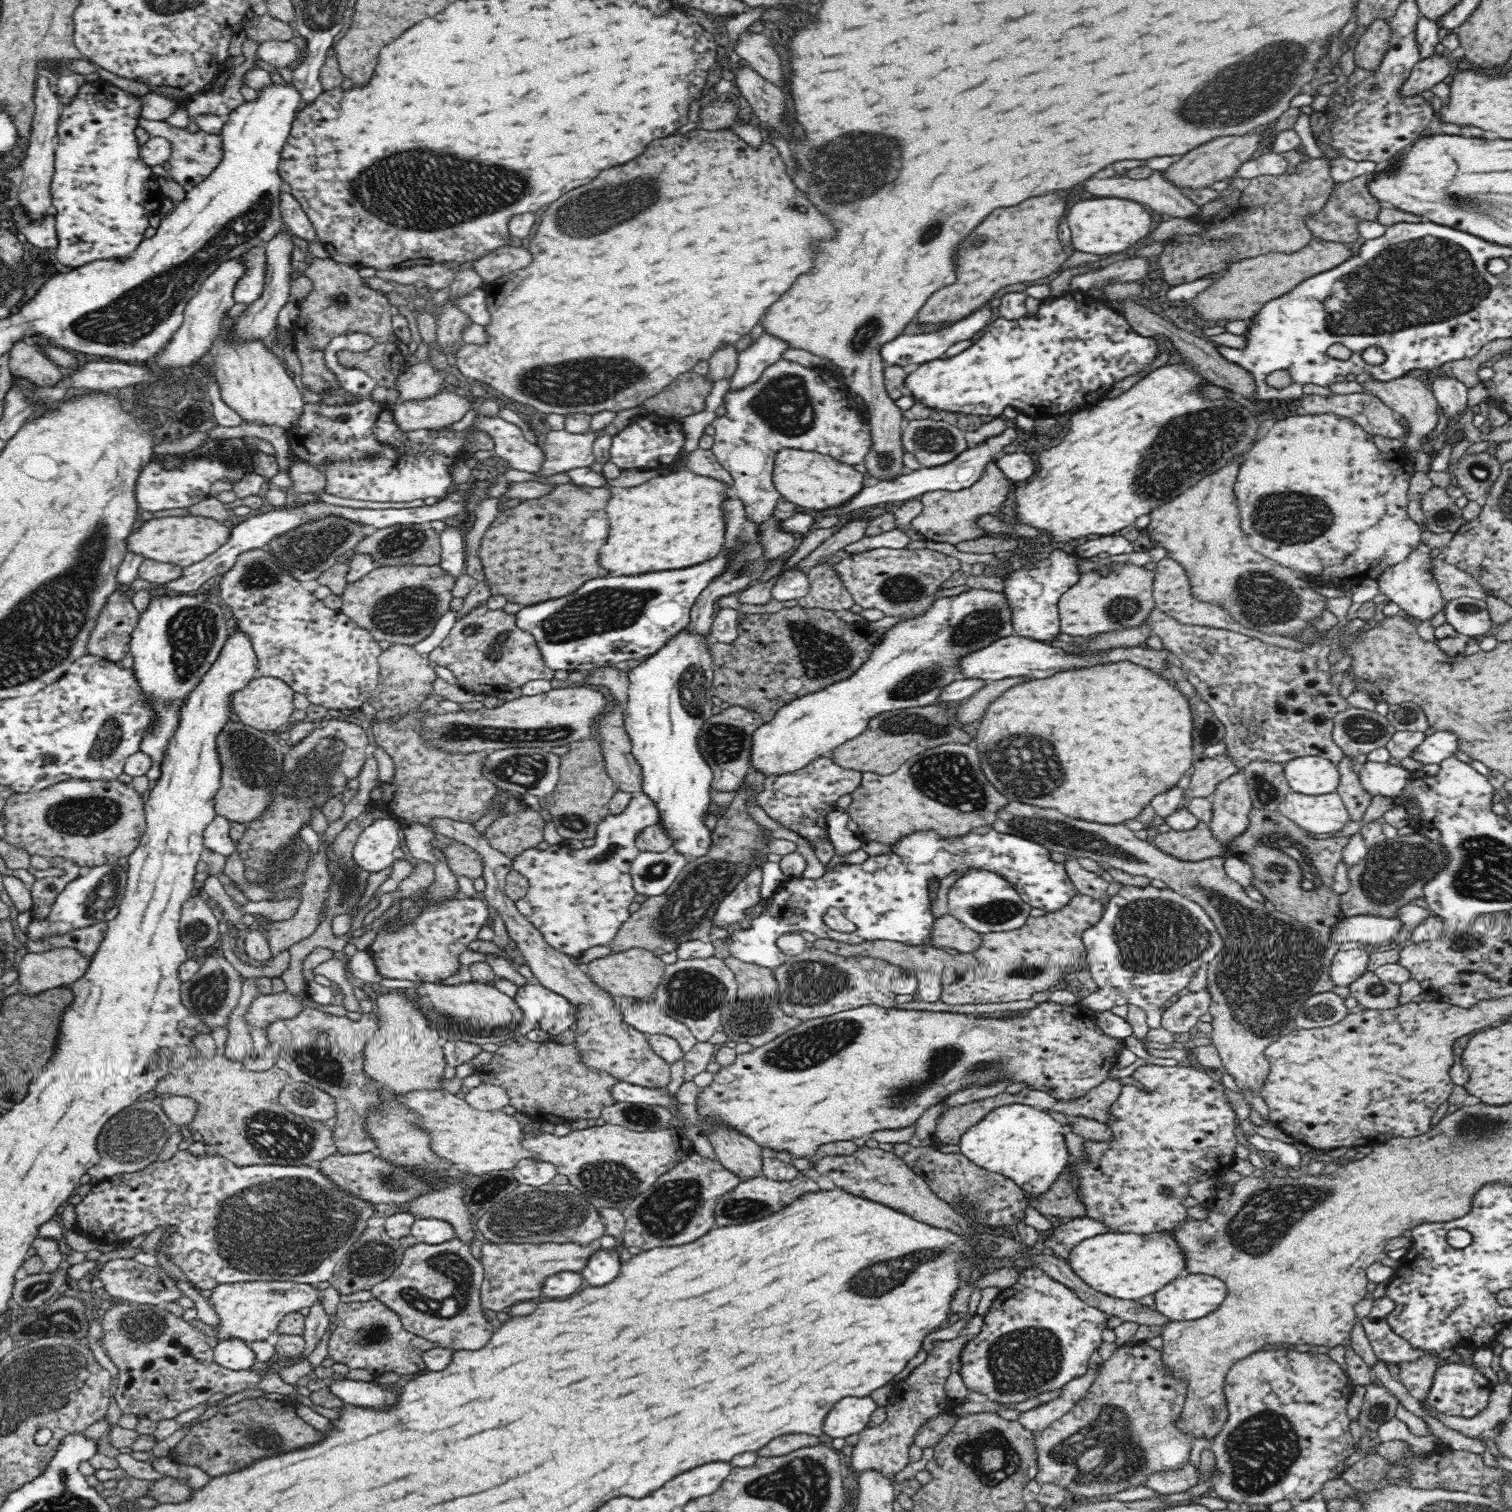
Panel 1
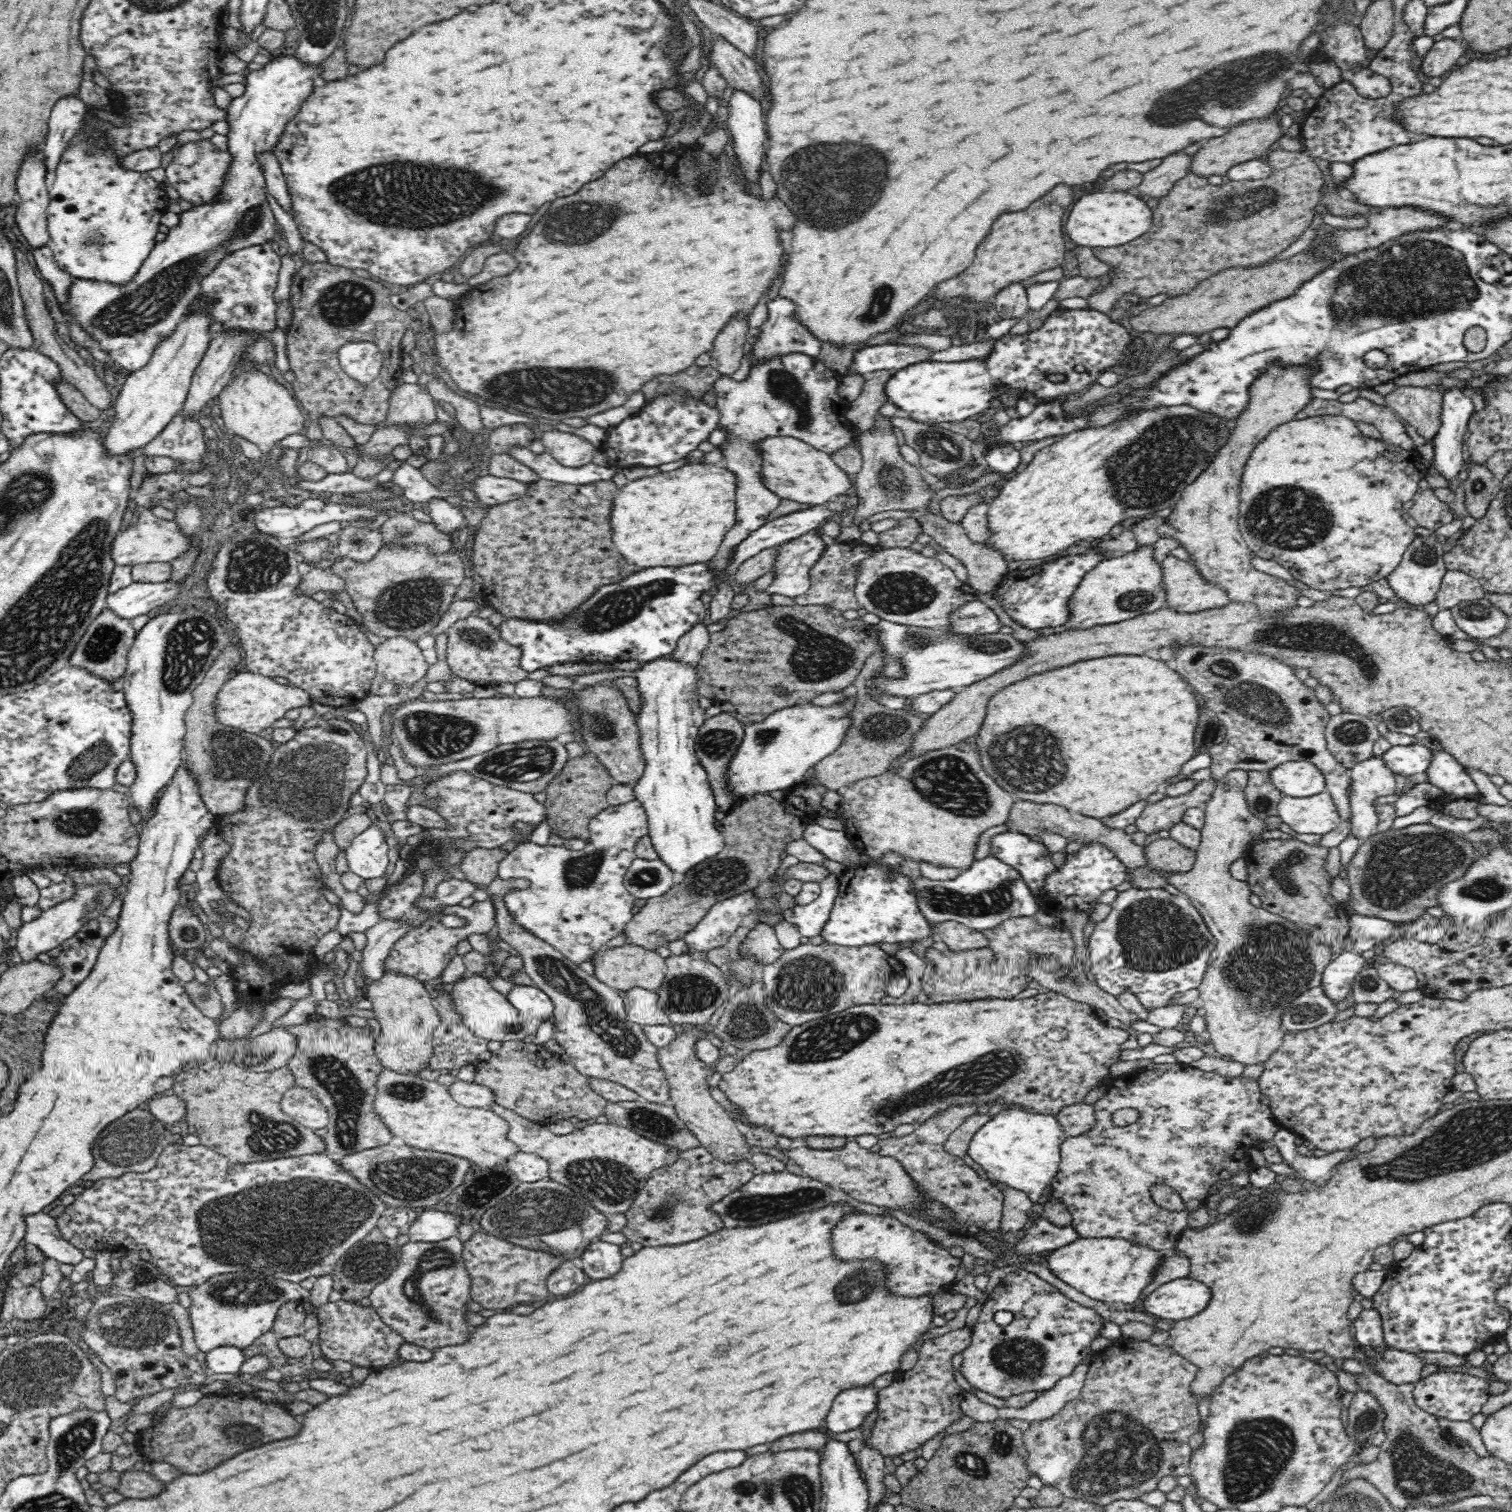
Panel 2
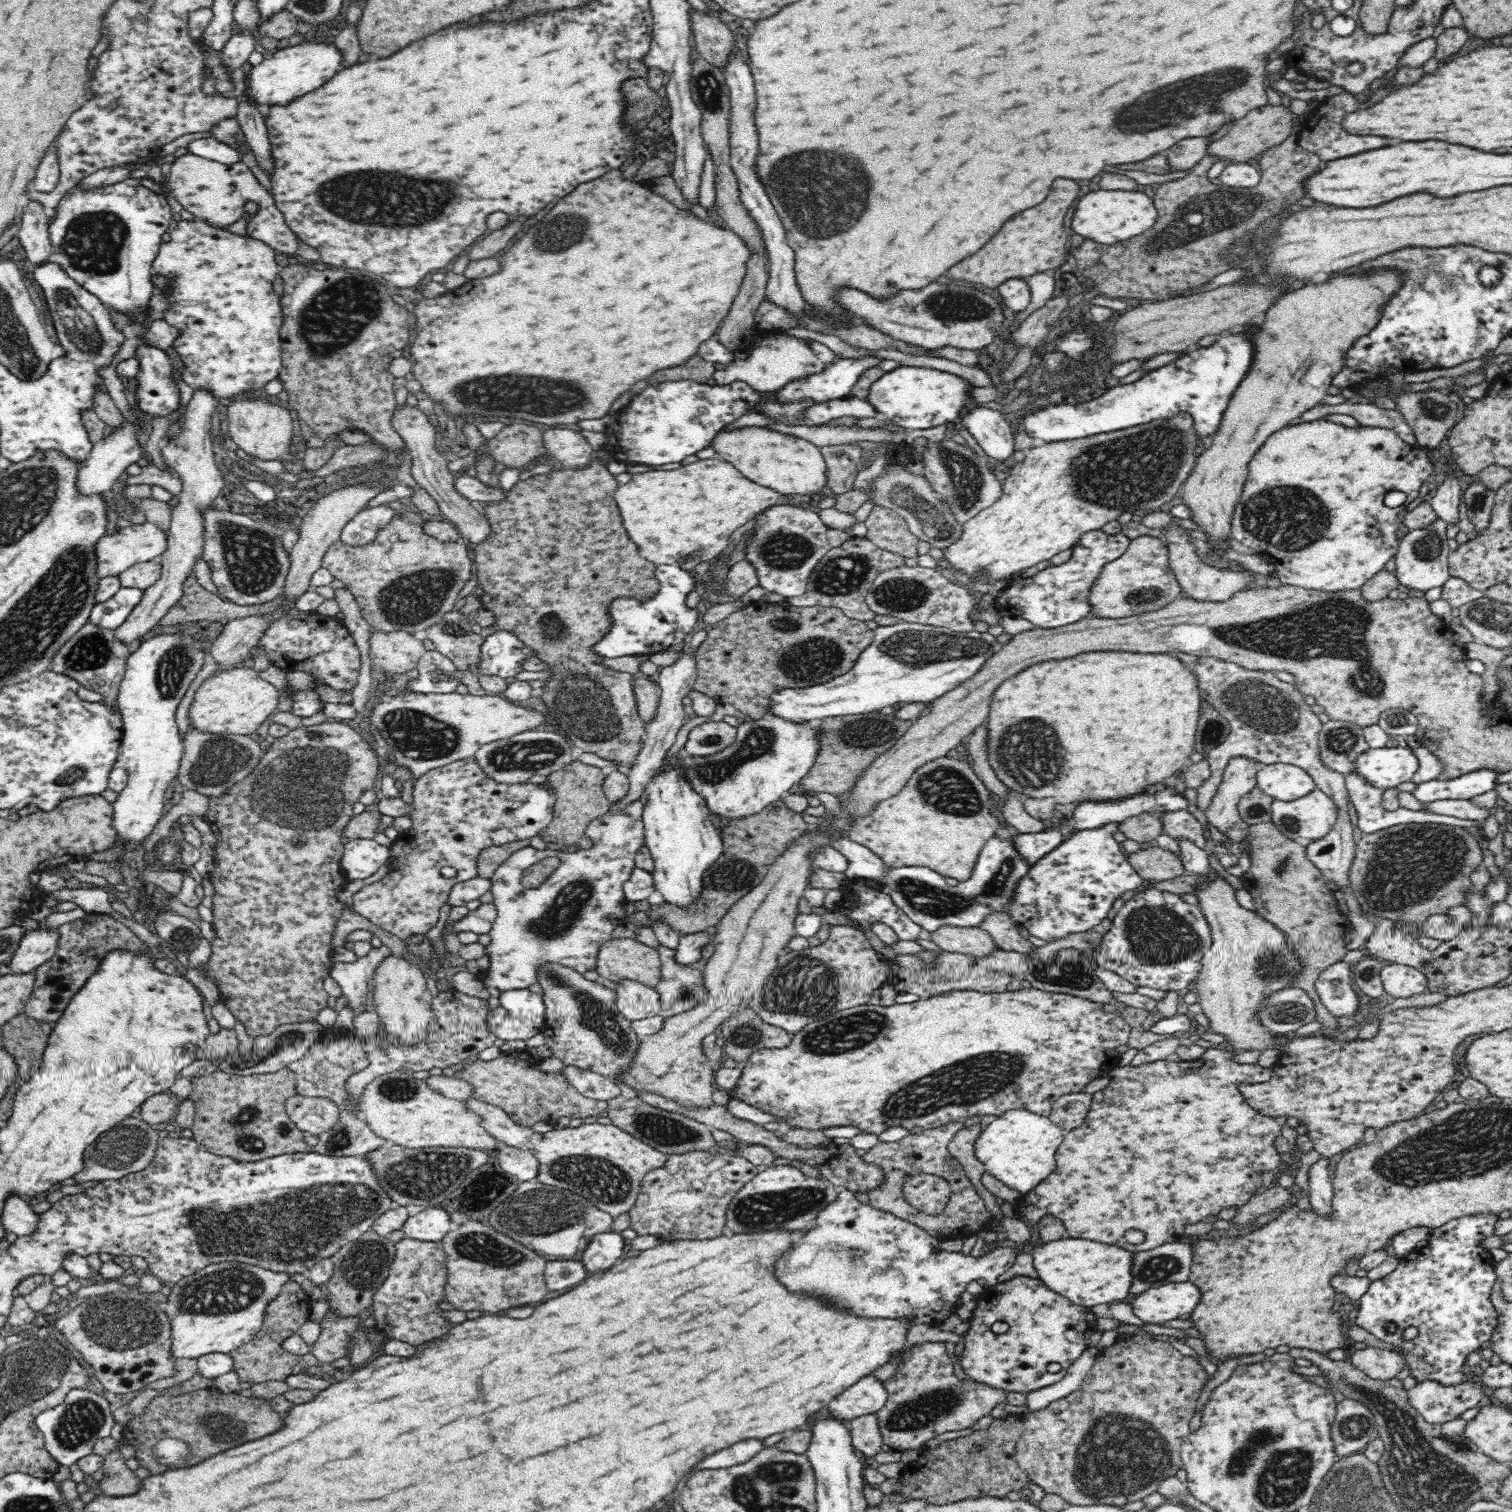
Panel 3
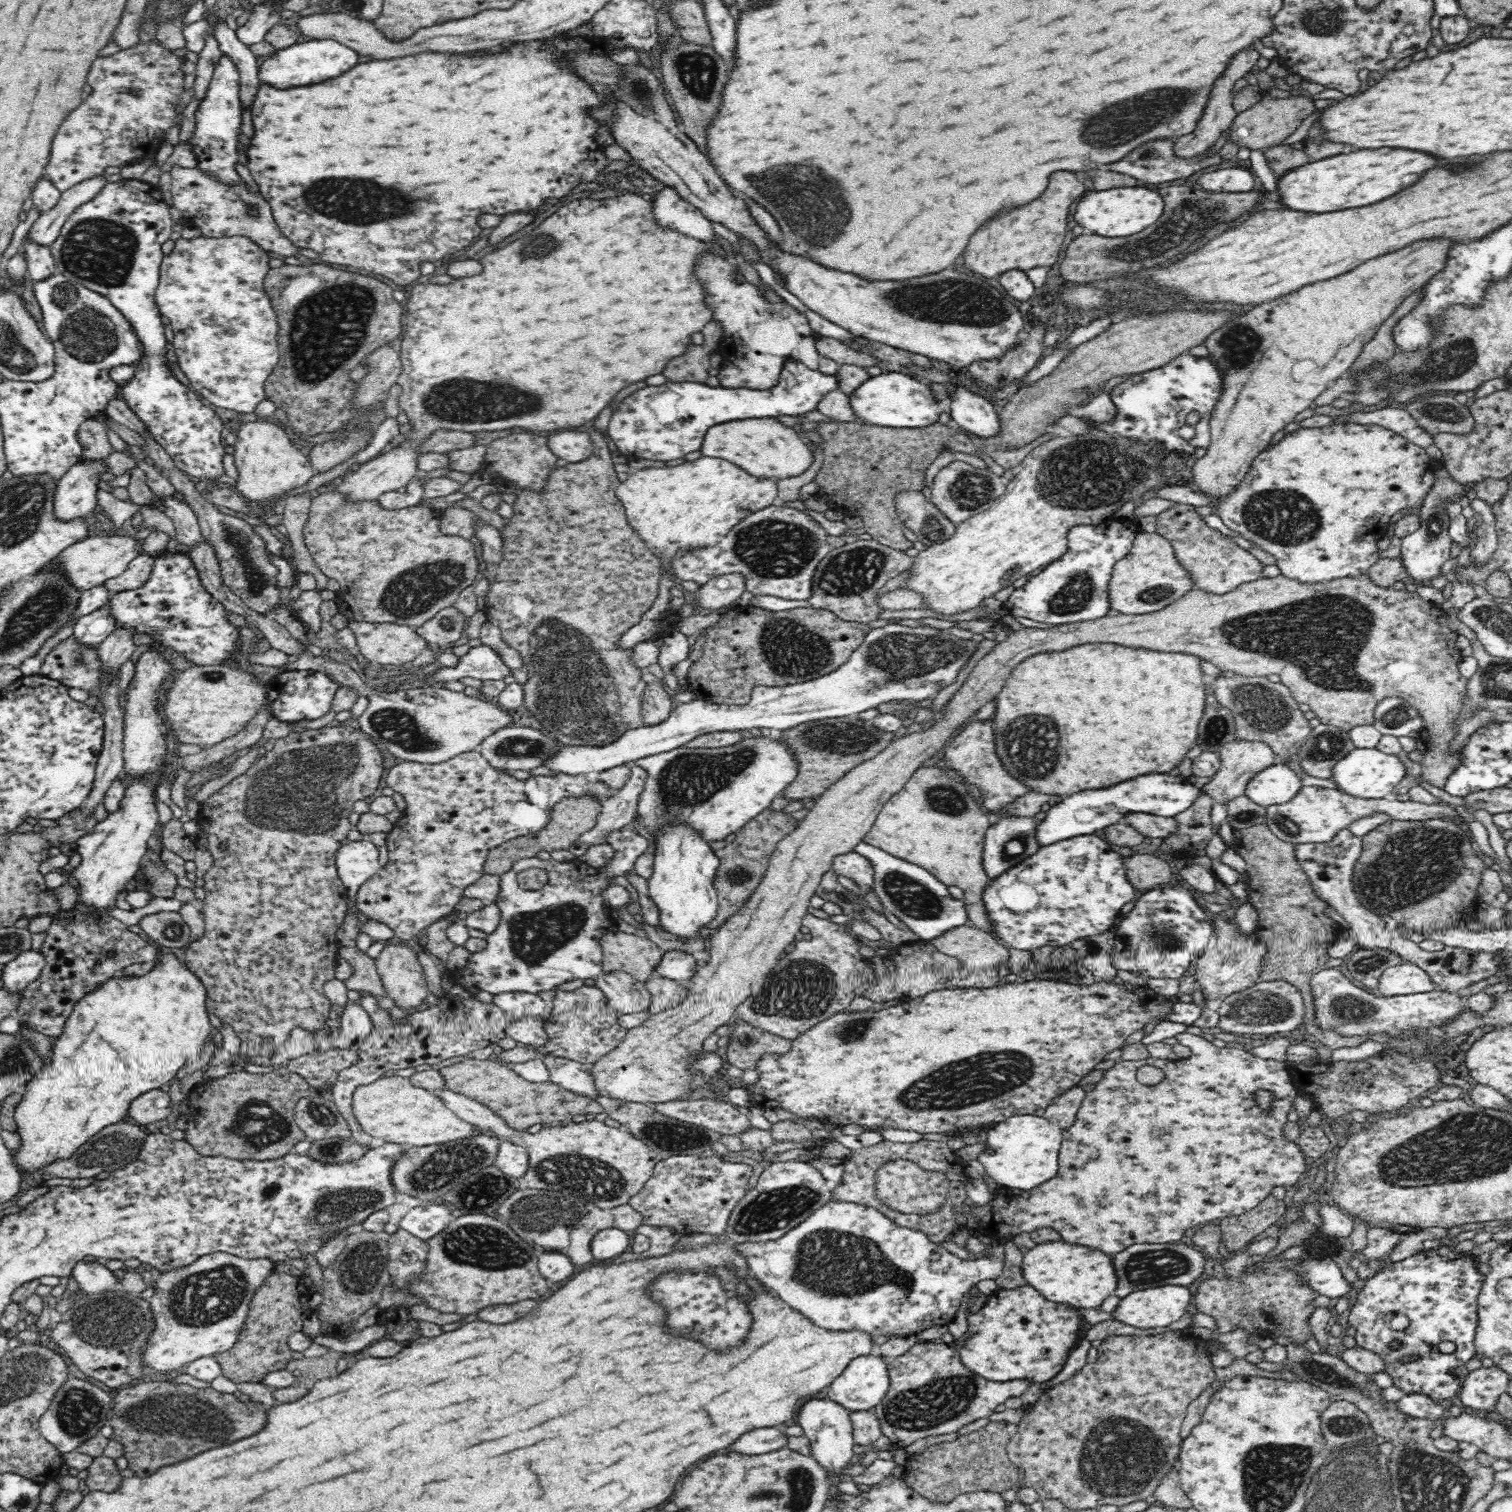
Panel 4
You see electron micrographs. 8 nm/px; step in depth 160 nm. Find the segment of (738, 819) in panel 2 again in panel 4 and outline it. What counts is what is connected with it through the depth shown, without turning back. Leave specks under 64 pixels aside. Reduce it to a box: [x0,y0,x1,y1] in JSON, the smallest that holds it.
[710,809,799,929]

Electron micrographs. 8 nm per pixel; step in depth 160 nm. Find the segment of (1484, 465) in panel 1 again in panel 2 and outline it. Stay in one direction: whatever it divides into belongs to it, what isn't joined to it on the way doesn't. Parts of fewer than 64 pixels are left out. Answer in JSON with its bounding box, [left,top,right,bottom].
[1462,465,1501,519]

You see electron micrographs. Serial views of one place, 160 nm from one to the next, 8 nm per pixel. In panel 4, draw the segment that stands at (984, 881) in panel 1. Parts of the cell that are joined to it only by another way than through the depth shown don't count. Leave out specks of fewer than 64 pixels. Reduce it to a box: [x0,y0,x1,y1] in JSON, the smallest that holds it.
[853,816,1041,942]

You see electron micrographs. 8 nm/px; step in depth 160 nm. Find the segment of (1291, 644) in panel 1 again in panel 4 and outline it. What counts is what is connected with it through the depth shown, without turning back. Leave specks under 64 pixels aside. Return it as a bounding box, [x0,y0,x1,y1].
[1155,503,1265,594]

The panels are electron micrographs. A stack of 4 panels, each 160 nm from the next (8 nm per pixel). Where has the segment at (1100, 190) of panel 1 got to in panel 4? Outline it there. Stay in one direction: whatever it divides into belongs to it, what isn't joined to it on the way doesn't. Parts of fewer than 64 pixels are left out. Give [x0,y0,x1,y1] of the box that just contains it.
[1174,50,1260,158]

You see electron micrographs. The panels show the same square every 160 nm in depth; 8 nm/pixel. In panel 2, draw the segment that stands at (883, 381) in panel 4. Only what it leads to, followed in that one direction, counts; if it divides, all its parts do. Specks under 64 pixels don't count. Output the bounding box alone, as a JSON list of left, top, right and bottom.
[884,309,1130,424]

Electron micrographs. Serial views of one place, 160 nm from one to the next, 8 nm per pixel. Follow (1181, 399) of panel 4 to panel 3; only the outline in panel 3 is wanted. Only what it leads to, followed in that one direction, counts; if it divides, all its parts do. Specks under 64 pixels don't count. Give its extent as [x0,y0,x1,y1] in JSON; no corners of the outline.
[1024,333,1254,443]

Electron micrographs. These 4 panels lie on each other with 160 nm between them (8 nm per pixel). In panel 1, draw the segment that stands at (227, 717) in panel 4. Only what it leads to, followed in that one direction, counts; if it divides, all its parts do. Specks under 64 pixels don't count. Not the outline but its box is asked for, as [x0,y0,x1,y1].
[230,676,294,731]

